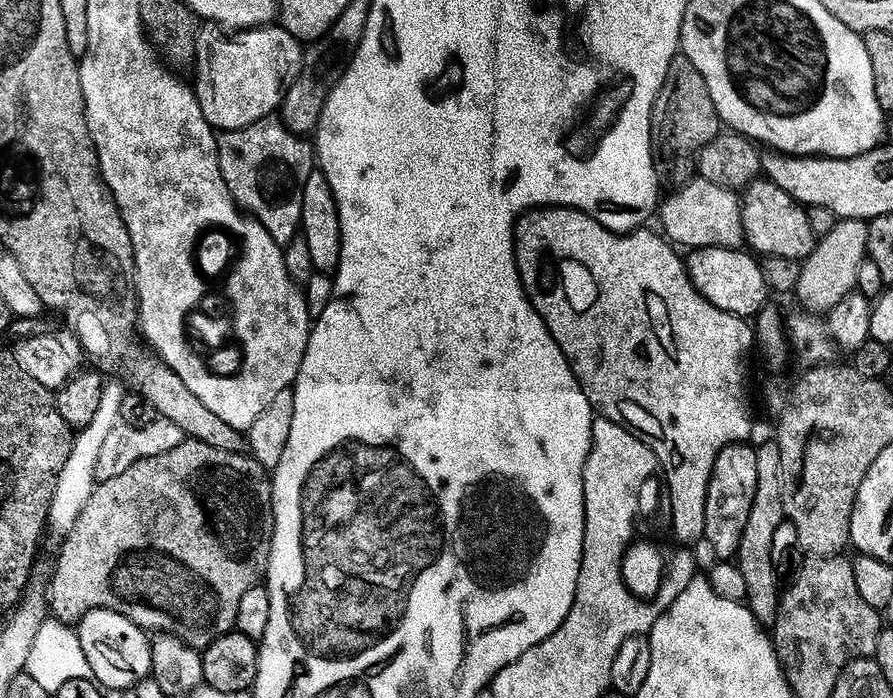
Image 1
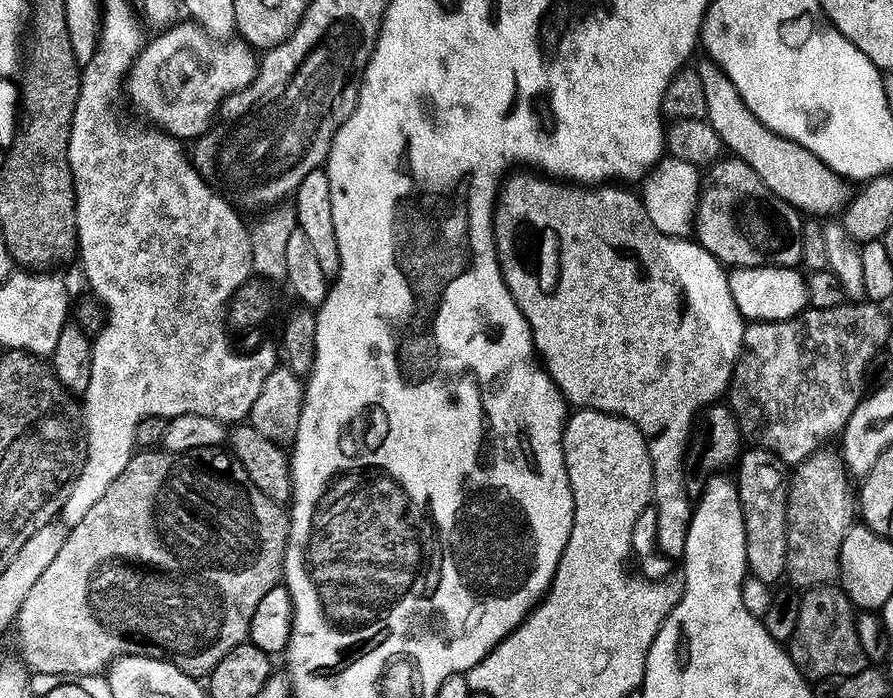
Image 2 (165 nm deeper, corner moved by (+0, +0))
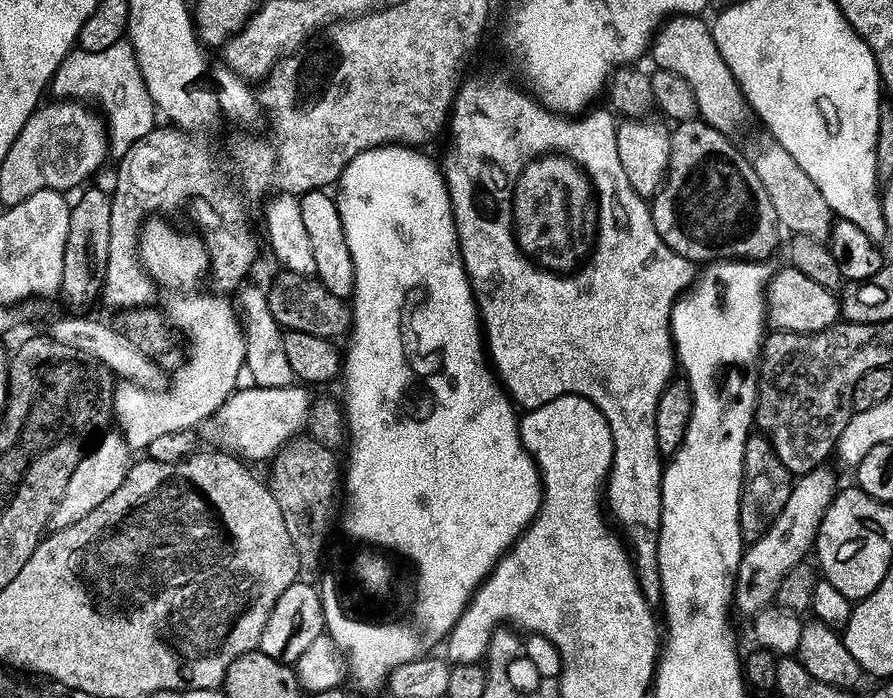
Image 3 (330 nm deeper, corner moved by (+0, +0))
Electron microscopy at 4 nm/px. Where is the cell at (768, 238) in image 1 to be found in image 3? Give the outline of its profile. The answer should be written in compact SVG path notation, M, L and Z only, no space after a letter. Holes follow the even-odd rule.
M699 118L679 121L670 135L668 175L650 200L658 238L674 254L693 262L767 261L780 240L782 227L749 157L744 157L725 133Z

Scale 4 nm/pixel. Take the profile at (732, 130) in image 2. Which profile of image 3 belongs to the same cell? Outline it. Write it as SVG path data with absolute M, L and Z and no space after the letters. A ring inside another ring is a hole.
M677 14L668 17L656 29L656 35L653 36L650 45L650 57L652 56L653 65L656 68L670 70L674 74L686 78L686 82L690 82L690 90L694 90L696 111L699 119L706 121L710 126L714 126L714 130L725 134L732 134L732 131L743 122L744 115L749 115L750 109L743 94L740 93L740 87L734 78L734 74L730 74L730 66L726 66L722 54L718 54L718 46L712 37L709 21L707 19L705 21L700 19L704 18L696 14Z

